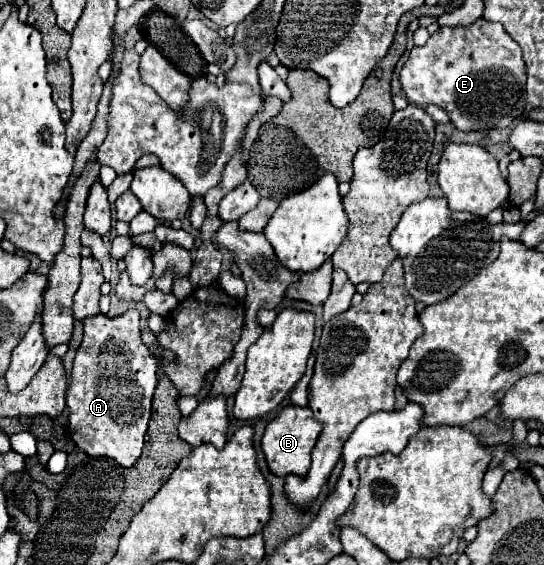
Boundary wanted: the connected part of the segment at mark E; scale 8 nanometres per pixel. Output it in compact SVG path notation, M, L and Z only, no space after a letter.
M478 19L468 27L440 27L424 47L414 47L400 69L408 103L438 105L460 131L512 127L526 109L526 65L522 49L500 23Z

